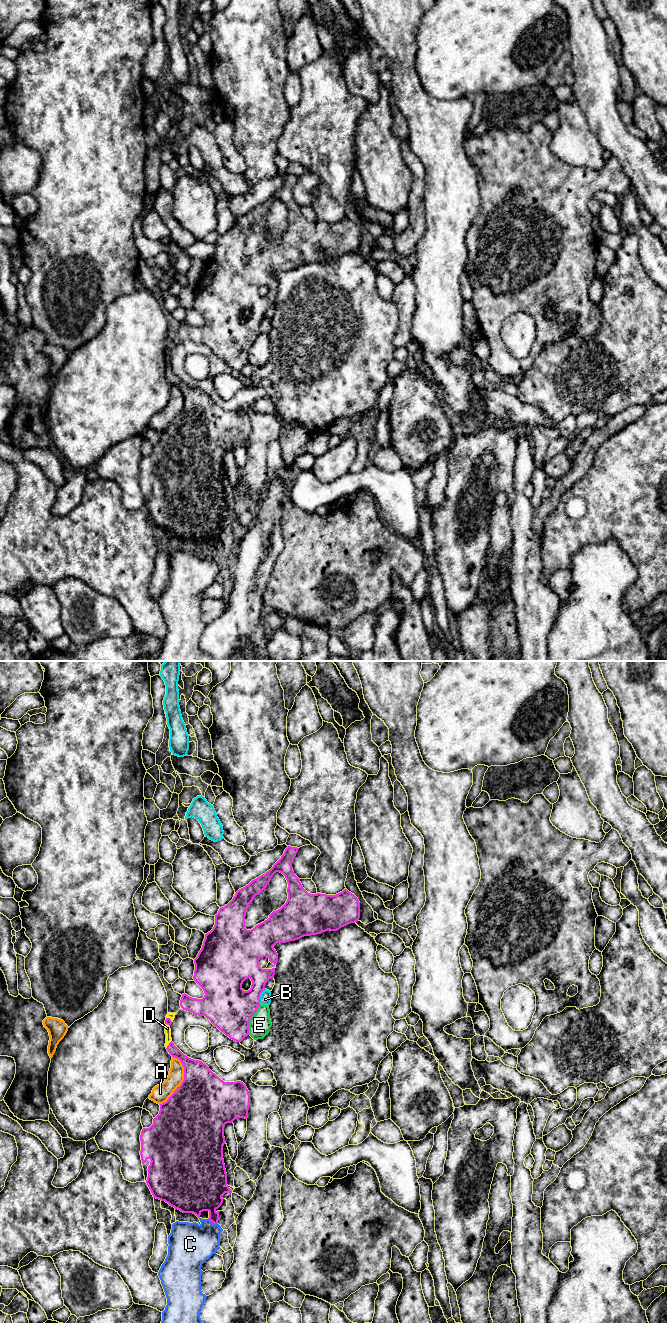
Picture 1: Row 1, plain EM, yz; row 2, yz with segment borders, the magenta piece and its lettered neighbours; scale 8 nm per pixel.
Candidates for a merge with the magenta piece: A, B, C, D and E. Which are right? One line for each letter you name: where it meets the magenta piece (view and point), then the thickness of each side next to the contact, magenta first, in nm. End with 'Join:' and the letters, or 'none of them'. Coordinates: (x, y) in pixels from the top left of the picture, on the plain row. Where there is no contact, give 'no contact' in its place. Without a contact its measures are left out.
D: meets magenta in yz at (169, 372); 120 nm thick on the magenta side, 50 nm on the other
Join: D

